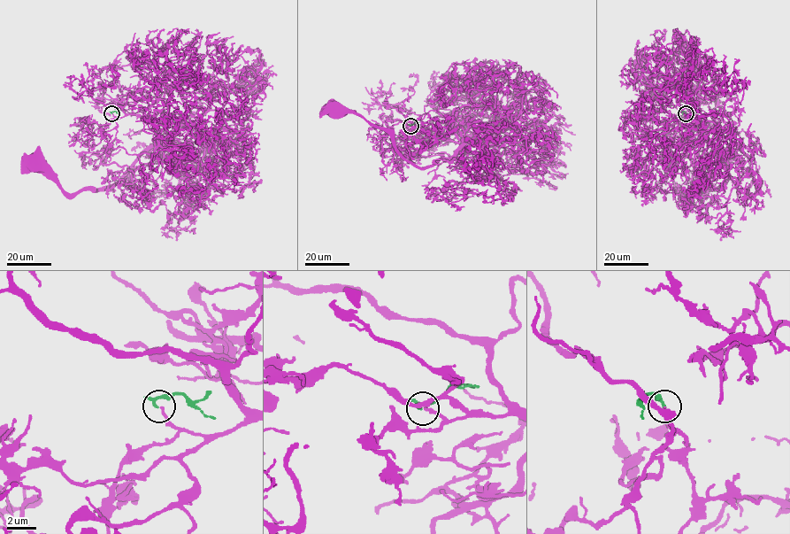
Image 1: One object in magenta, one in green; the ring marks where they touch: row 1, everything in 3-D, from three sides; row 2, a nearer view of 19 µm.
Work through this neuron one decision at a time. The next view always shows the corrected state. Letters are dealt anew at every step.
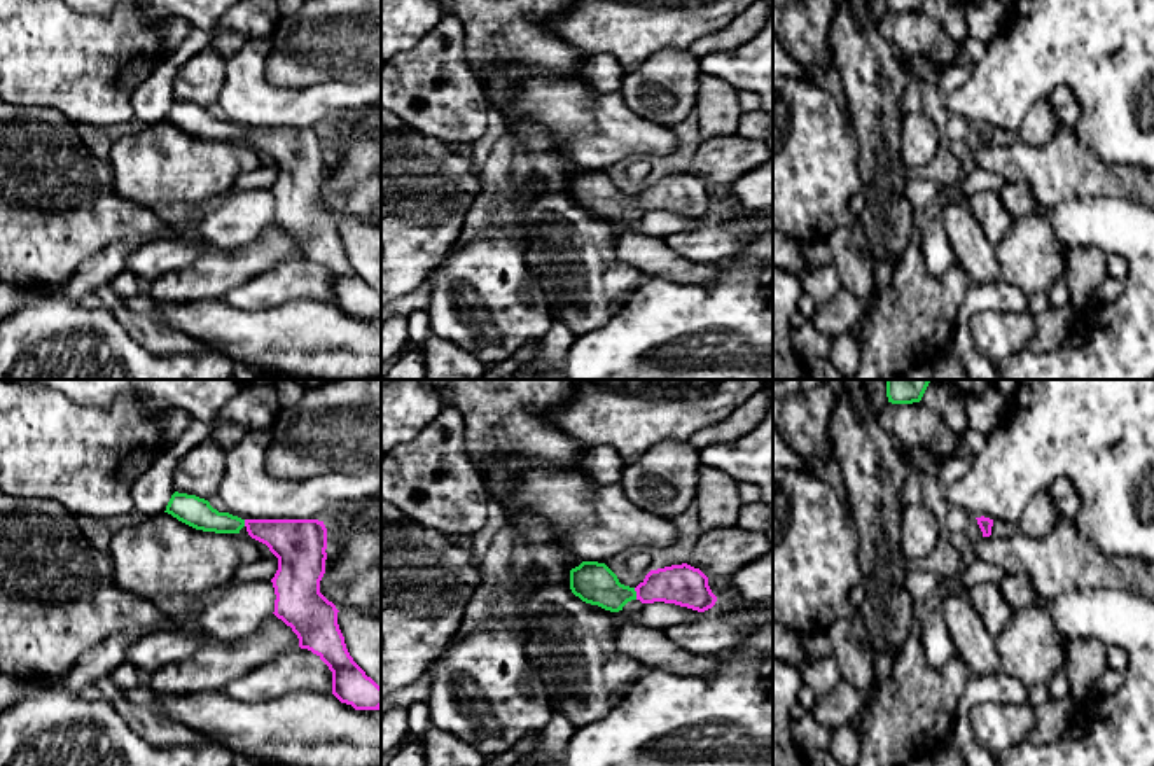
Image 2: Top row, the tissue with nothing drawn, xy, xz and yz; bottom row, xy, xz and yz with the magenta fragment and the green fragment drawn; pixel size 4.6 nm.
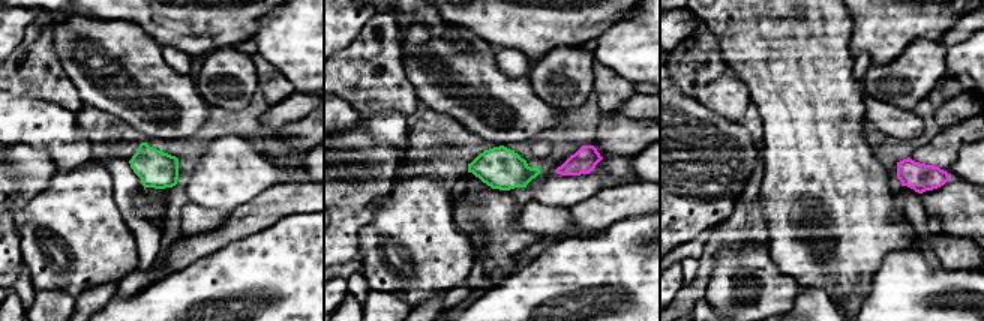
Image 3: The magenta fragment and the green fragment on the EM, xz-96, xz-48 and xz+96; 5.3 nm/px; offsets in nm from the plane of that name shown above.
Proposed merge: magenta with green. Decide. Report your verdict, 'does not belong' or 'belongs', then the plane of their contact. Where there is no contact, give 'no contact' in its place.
belongs; contact in xz

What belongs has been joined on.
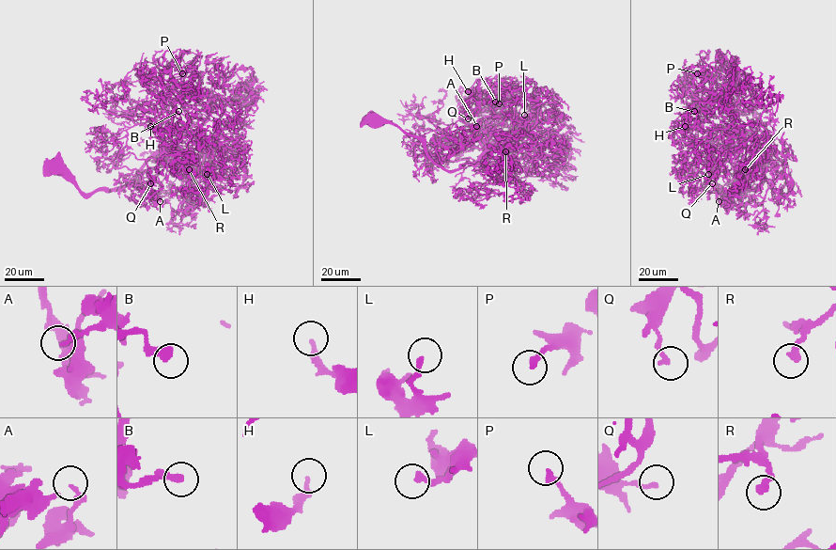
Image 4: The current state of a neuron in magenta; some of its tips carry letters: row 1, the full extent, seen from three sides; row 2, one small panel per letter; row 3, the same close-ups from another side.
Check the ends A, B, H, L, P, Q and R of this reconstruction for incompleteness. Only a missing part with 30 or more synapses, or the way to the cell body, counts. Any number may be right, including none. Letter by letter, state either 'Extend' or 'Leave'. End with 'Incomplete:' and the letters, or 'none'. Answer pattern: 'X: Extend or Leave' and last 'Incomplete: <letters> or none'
A: Leave
B: Leave
H: Leave
L: Leave
P: Leave
Q: Leave
R: Leave
Incomplete: none

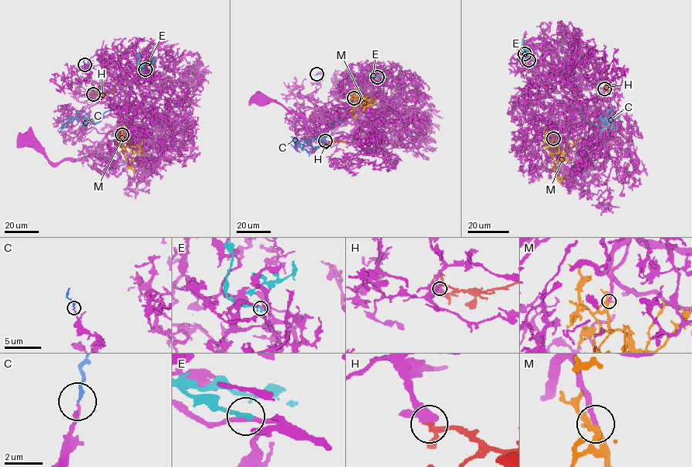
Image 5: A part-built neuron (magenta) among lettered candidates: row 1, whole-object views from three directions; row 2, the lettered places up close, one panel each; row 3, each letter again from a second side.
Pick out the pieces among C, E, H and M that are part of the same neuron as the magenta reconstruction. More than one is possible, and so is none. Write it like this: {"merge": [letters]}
{"merge": ["H", "M"]}

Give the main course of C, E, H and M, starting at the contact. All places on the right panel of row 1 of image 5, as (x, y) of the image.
C: (524, 54), (580, 109), (585, 120), (598, 126), (603, 120), (600, 116), (606, 115), (609, 123), (600, 136)
E: (528, 60), (524, 56), (524, 39)
H: (604, 89), (607, 89), (605, 71)
M: (553, 137), (551, 151), (558, 178), (551, 164)

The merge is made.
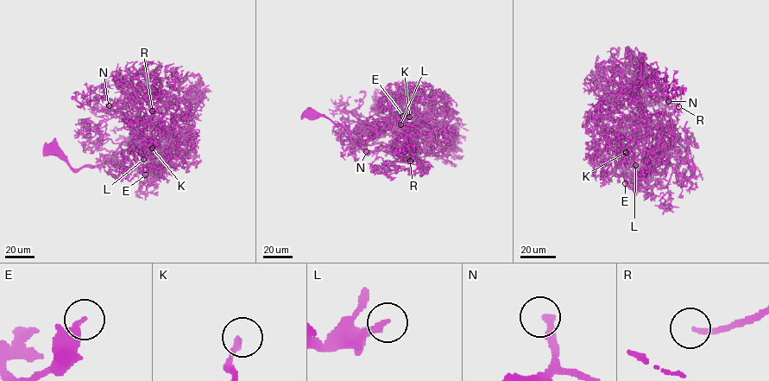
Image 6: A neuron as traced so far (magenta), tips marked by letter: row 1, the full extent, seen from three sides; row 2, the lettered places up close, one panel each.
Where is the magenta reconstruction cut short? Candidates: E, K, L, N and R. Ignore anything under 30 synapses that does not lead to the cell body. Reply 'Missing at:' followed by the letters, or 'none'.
Missing at: N, R

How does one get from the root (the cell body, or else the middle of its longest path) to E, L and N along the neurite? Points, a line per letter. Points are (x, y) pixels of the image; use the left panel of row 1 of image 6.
E: (53, 150), (73, 168), (97, 167), (136, 134), (132, 131), (137, 153), (135, 161), (139, 173), (145, 174)
L: (53, 150), (73, 168), (97, 167), (136, 134), (130, 134), (132, 131), (135, 150), (141, 151), (143, 159)
N: (53, 150), (73, 168), (97, 167), (146, 125), (158, 129), (123, 121), (104, 108), (108, 113), (109, 105)

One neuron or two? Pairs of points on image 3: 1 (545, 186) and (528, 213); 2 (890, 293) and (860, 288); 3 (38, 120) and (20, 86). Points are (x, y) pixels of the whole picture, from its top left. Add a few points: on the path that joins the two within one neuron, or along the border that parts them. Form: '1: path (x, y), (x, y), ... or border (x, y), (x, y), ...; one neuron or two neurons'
1: border (533, 198), (567, 209); two neurons
2: border (885, 258), (869, 284), (869, 294), (860, 305); two neurons
3: border (15, 96), (35, 96), (60, 105); two neurons

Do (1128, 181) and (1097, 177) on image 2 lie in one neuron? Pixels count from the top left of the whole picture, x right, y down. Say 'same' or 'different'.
same

